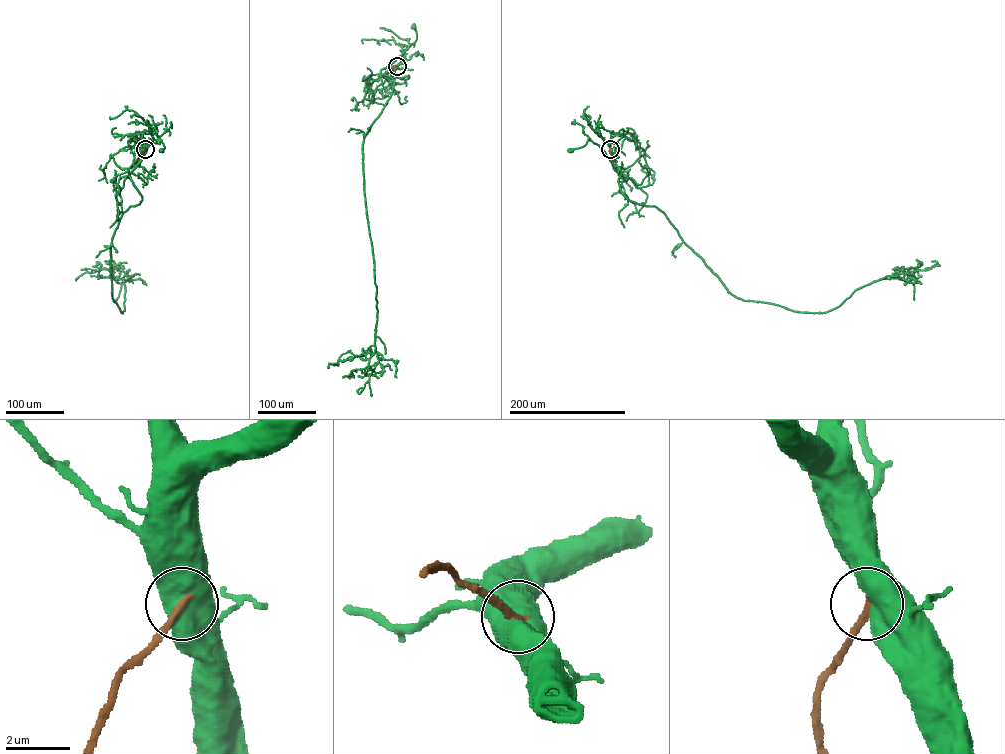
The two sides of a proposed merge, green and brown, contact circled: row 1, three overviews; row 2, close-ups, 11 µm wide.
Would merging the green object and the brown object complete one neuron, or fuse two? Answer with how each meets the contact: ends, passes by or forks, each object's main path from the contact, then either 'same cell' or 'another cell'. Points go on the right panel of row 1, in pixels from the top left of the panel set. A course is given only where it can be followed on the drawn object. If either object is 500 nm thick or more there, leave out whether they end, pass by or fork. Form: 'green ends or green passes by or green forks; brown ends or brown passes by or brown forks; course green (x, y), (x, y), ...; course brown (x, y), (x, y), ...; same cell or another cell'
course green (610, 148), (612, 163), (620, 175), (605, 152), (590, 140), (570, 150); course brown (610, 148), (614, 161); another cell

